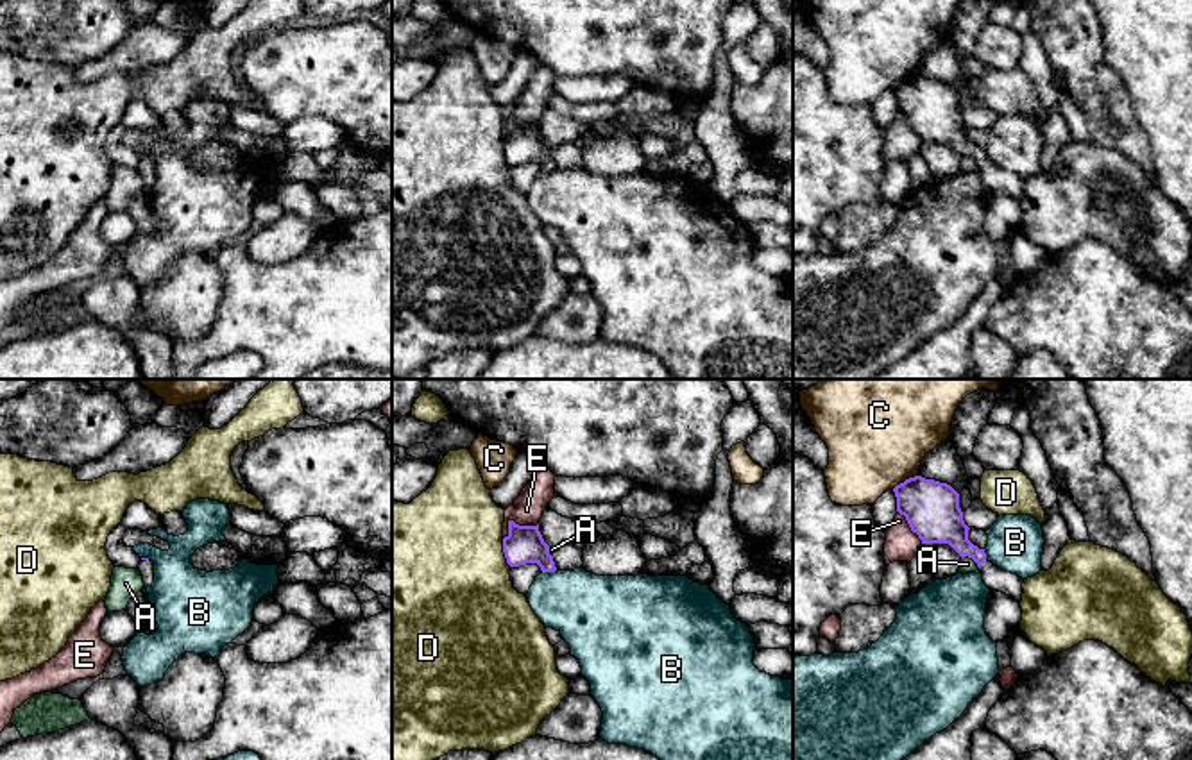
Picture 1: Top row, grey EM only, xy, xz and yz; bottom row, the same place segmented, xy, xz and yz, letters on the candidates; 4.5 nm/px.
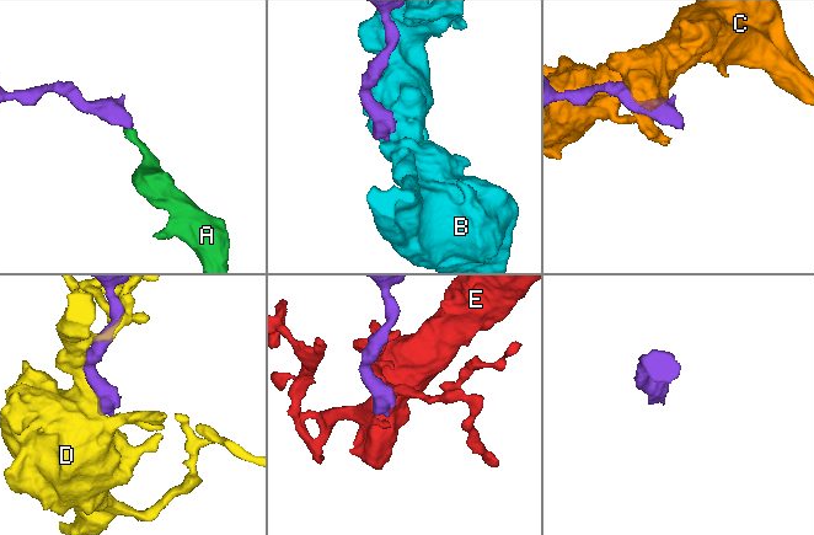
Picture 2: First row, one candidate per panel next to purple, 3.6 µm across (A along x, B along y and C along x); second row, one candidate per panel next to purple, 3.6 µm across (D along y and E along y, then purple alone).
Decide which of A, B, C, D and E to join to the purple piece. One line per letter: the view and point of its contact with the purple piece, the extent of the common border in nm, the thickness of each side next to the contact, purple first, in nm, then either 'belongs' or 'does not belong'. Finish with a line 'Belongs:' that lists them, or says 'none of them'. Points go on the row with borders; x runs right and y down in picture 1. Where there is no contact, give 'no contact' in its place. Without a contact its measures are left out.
A: contact yz (970, 557); length 100 nm; calibres 240 and 70 nm; does not belong
B: contact xz (548, 571); length 70 nm; calibres 170 and 320 nm; does not belong
C: contact yz (906, 480); length 140 nm; calibres 260 and 460 nm; does not belong
D: contact xz (505, 553); length 130 nm; calibres 170 and 480 nm; does not belong
E: contact xz (514, 523); length 180 nm; calibres 170 and 140 nm; does not belong
Belongs: none of them

